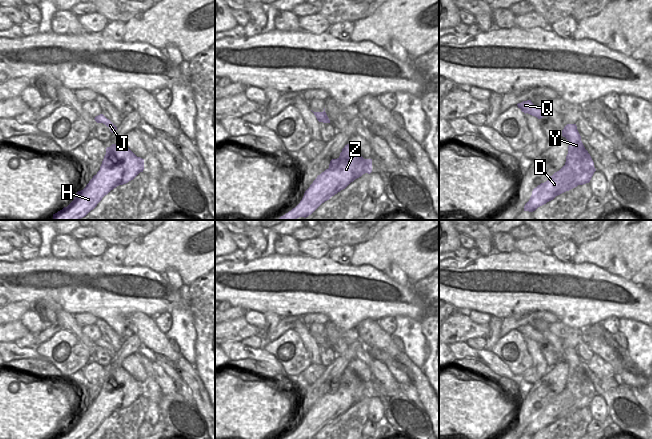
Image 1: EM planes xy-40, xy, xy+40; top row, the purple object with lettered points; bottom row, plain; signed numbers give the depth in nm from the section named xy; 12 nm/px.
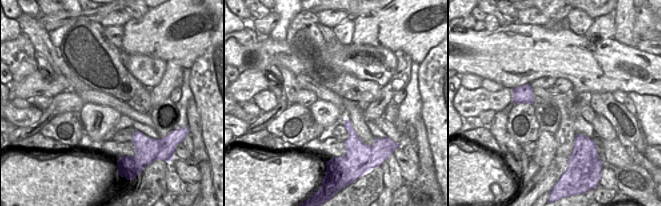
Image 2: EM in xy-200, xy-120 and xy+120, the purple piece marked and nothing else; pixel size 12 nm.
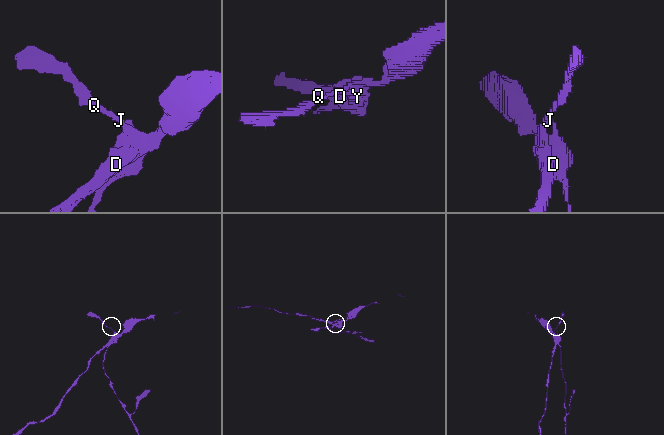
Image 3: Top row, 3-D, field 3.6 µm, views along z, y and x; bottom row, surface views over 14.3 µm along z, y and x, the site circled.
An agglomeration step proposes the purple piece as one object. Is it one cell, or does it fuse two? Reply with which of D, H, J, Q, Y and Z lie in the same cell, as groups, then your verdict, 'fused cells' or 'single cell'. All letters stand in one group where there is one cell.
D H J Q Z / Y | fused cells

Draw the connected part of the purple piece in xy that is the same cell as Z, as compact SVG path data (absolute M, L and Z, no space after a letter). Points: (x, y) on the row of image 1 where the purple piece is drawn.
M350 145L342 149L337 159L332 159L329 168L322 172L305 191L300 203L277 220L296 220L308 217L322 203L345 189L354 179L355 166L364 158Z

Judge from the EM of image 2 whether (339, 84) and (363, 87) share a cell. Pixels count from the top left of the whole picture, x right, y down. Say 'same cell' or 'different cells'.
same cell

